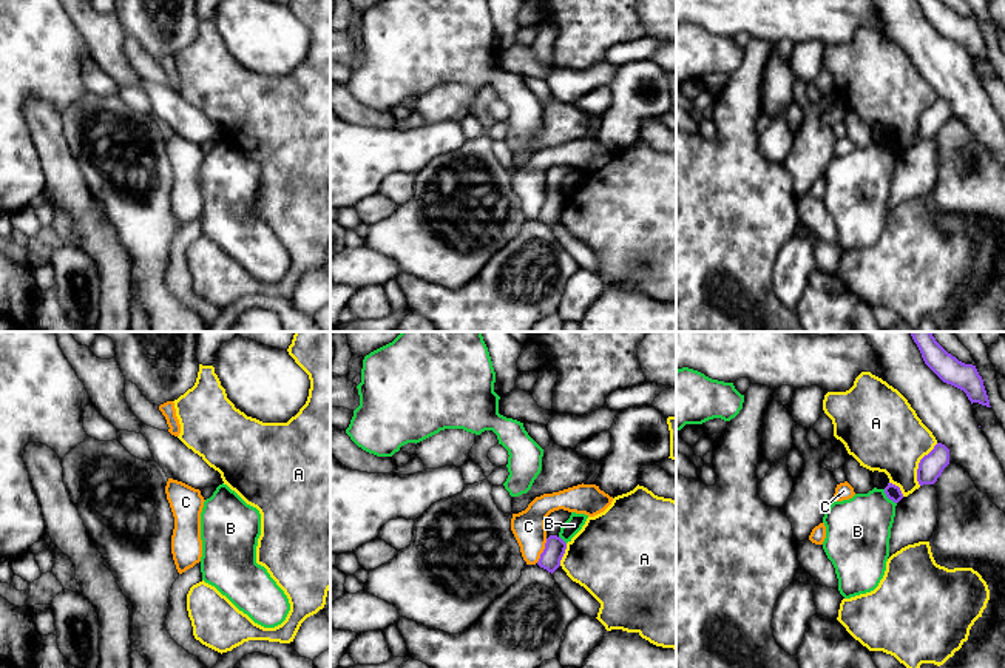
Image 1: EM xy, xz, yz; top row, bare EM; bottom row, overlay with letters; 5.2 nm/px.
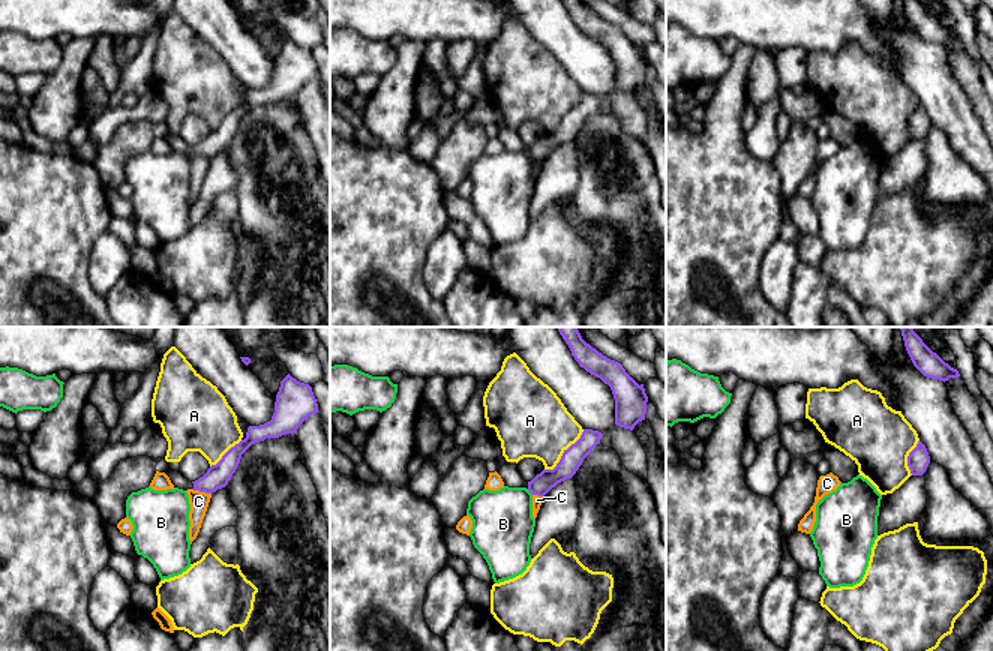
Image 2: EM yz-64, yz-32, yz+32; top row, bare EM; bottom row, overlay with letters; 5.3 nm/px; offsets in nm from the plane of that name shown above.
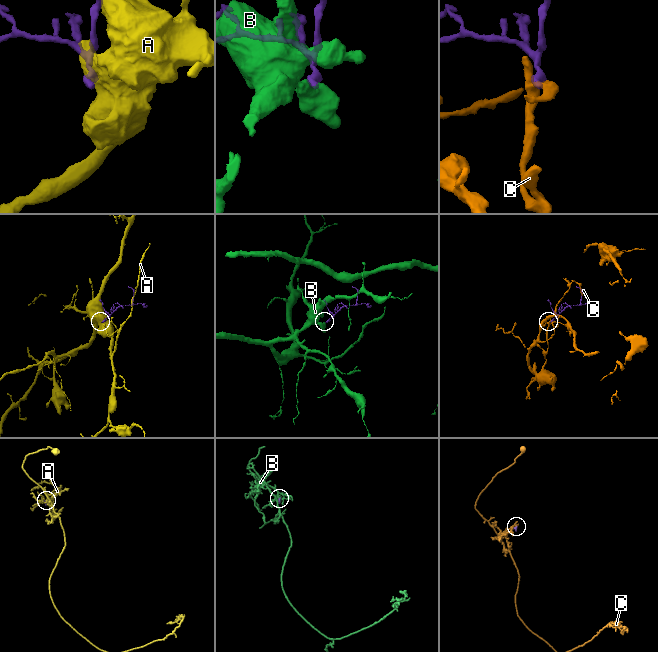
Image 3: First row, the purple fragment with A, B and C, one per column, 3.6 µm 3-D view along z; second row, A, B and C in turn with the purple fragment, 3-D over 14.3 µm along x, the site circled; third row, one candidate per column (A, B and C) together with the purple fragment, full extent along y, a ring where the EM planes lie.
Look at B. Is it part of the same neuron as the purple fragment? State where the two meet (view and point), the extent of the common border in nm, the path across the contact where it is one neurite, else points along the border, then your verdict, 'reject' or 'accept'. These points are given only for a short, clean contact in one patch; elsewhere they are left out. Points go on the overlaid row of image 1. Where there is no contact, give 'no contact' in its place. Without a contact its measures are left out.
yz (888, 497) | 100 nm | along yz (883, 489), (896, 503) | reject

